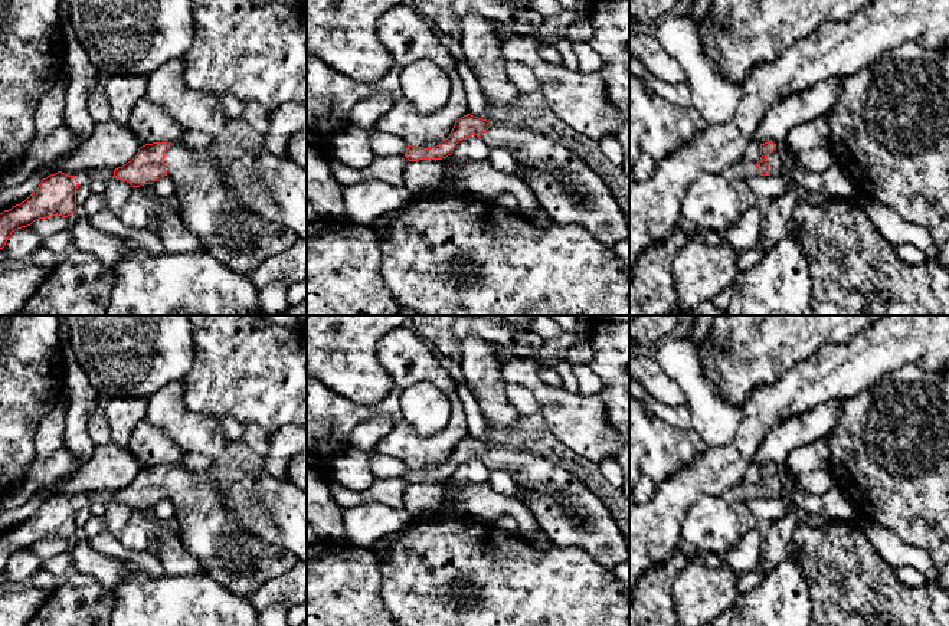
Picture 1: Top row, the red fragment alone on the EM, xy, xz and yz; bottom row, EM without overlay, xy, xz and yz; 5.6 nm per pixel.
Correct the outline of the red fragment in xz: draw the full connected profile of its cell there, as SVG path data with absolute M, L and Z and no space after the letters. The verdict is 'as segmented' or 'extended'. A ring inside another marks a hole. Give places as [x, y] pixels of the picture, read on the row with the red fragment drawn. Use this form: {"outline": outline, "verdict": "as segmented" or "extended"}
{"outline": "M467 114L455 122L449 137L439 145L432 148L408 145L405 157L409 161L442 160L452 154L459 141L471 135L481 137L490 147L504 147L513 153L518 163L530 171L529 176L521 178L534 191L543 212L553 223L559 226L577 223L588 229L596 240L612 249L619 242L629 239L629 222L601 176L557 141L520 125L516 119L491 122Z", "verdict": "extended"}

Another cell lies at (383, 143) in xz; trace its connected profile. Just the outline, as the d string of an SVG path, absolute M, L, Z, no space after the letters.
M374 130L370 134L372 151L376 157L405 155L408 141L387 131Z

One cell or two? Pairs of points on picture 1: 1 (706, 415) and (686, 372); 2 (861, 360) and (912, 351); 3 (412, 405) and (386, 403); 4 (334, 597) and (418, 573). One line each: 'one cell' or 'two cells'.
1: one cell
2: one cell
3: two cells
4: two cells

